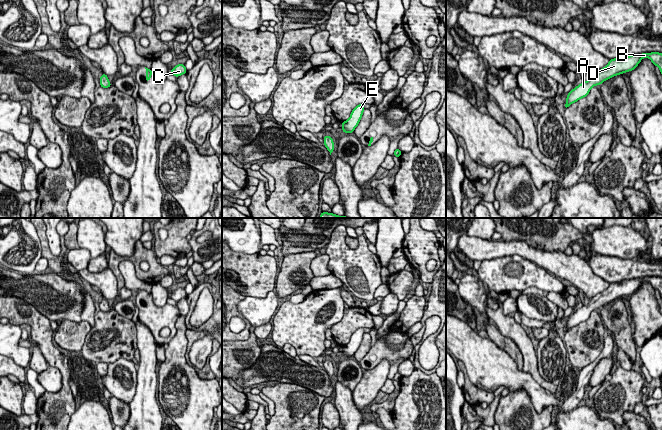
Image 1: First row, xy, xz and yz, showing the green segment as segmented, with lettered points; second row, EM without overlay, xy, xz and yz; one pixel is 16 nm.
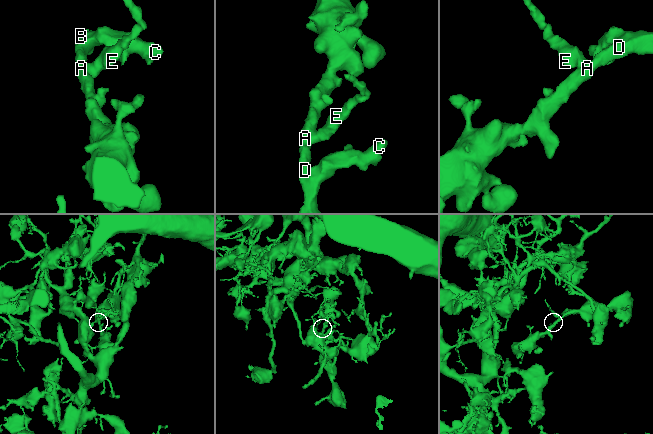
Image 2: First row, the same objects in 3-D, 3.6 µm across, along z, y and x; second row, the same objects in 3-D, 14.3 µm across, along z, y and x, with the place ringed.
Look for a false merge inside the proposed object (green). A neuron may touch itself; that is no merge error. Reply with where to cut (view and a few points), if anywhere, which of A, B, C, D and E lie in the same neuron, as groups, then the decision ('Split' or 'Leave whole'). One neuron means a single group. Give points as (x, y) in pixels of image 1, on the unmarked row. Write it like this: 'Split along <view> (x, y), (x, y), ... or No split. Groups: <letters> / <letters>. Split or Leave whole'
No split. Groups: A B C D E. Leave whole

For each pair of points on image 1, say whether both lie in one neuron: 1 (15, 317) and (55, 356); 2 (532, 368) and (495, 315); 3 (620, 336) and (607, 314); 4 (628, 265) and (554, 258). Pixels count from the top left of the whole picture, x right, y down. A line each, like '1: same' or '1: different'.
1: same
2: same
3: same
4: different

